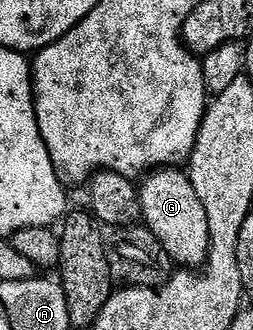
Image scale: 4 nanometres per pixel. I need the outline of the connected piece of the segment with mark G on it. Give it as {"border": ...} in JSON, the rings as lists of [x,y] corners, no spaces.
{"border":[[[163,167],[153,170],[146,179],[140,185],[142,216],[168,255],[182,267],[200,267],[209,262],[210,211],[200,201],[200,195],[196,195],[189,172],[178,167]]]}

